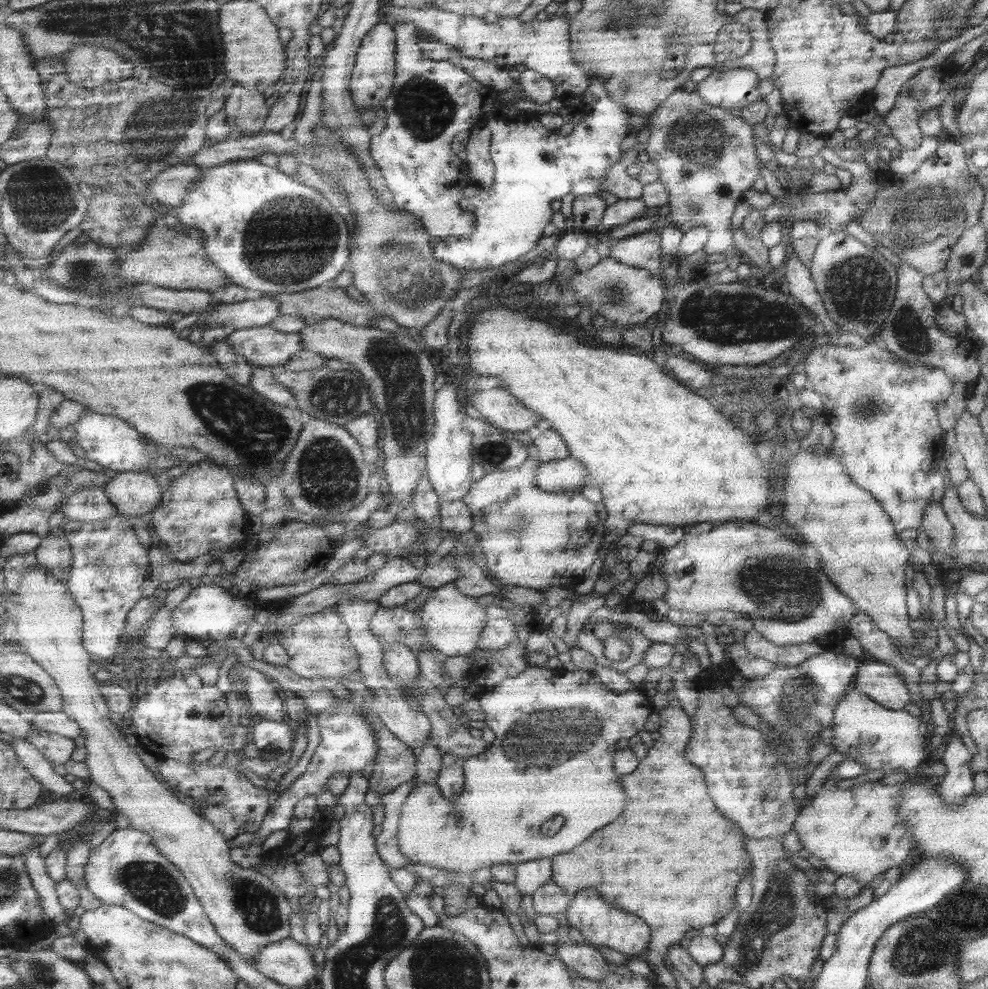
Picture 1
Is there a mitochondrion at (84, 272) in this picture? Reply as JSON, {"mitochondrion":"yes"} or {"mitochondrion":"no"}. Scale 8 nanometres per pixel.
{"mitochondrion":"yes"}

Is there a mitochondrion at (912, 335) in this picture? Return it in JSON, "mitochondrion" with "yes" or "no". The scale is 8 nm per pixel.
{"mitochondrion":"yes"}

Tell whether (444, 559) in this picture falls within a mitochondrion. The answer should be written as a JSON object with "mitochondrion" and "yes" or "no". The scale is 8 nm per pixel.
{"mitochondrion":"no"}

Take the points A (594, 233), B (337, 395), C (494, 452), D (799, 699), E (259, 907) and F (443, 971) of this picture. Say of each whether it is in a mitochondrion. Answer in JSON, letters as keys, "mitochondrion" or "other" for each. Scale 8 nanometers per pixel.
{"A":"other","B":"mitochondrion","C":"mitochondrion","D":"mitochondrion","E":"mitochondrion","F":"mitochondrion"}

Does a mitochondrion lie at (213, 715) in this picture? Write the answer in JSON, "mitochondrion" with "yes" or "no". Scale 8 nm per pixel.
{"mitochondrion":"no"}

